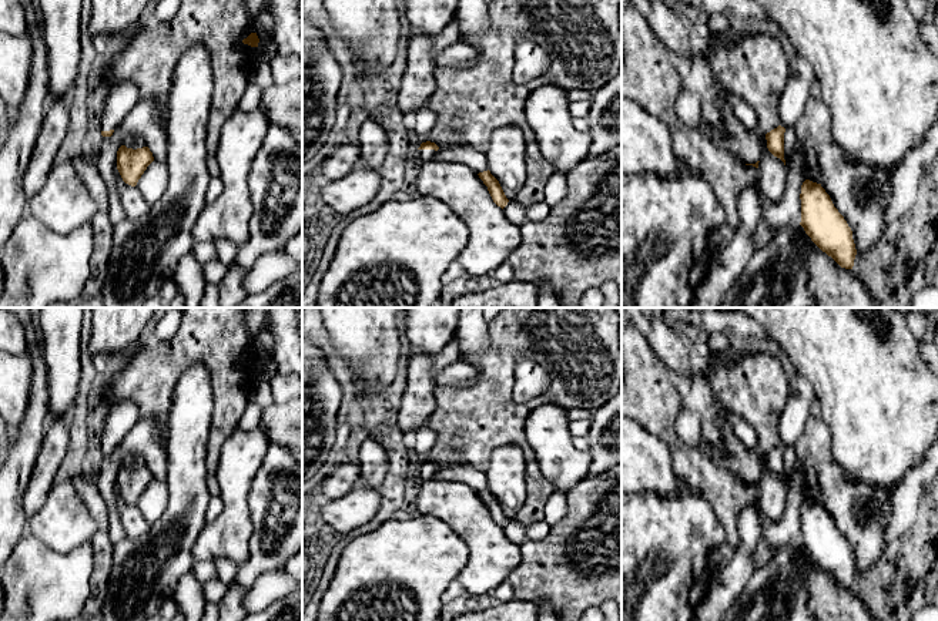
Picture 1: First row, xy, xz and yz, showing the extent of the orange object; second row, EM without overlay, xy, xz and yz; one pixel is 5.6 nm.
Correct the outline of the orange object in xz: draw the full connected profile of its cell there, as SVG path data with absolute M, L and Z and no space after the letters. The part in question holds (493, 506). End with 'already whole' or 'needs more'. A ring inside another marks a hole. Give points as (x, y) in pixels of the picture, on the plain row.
M489 489L479 491L478 494L488 506L488 510L493 521L503 528L507 524L509 518L506 517L499 500L490 493Z; already whole

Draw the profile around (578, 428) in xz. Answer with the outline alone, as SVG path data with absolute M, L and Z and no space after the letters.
M586 419L569 422L569 432L570 432L572 439L586 437L590 427L592 427L592 422Z

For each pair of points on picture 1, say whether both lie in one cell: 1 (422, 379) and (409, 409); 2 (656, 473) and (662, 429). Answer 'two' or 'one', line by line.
1: one
2: two

